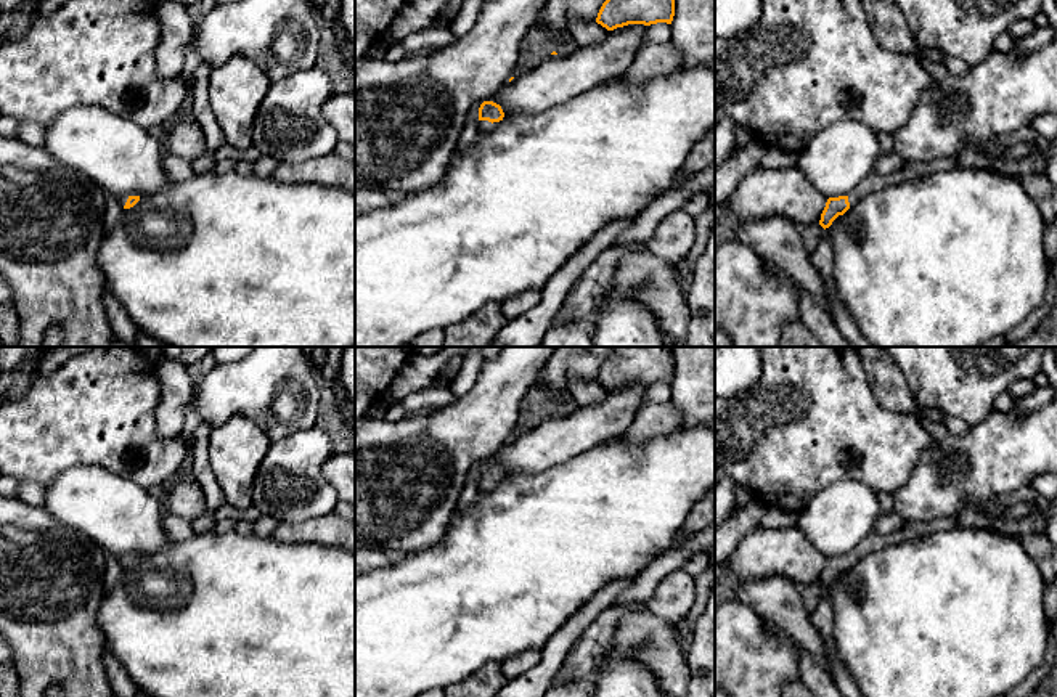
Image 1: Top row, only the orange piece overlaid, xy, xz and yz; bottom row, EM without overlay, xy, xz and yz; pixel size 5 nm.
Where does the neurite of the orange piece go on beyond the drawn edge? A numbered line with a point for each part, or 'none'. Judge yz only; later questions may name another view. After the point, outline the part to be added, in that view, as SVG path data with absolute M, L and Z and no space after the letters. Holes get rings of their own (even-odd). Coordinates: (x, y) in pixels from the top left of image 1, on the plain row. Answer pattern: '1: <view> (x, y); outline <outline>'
1: yz (874, 542); outline M938 517L925 522L906 522L893 536L872 532L848 554L850 567L861 557L884 549L890 541L904 543L948 528L961 528L961 525L953 517Z

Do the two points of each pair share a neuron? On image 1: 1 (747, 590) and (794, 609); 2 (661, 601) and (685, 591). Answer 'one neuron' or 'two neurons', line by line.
1: one neuron
2: one neuron

